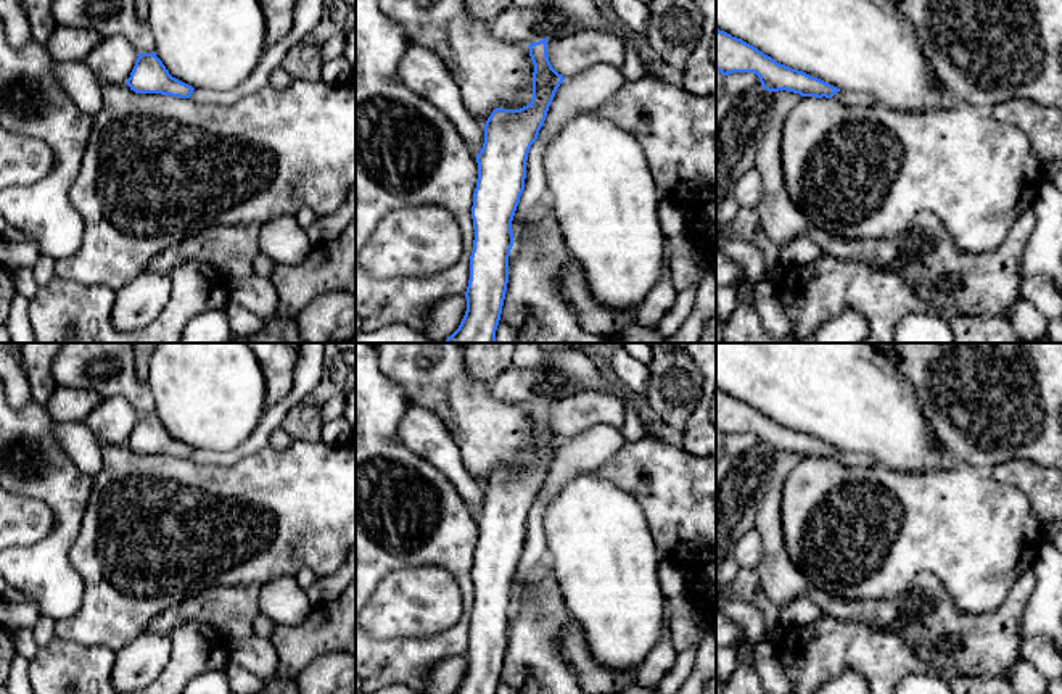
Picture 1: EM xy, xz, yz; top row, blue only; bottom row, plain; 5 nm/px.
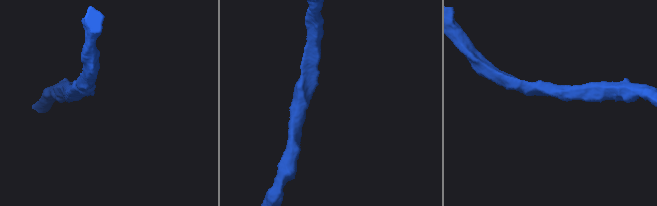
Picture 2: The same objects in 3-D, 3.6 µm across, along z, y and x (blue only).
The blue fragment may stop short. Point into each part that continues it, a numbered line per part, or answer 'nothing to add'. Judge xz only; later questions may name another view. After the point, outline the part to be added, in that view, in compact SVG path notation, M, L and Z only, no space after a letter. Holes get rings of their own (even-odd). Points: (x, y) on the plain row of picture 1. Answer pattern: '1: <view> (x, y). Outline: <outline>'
nothing to add

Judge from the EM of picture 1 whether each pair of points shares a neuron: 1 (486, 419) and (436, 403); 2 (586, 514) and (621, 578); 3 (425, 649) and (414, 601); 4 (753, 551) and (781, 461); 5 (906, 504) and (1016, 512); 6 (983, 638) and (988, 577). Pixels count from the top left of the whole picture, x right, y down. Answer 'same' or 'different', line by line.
1: same
2: same
3: different
4: different
5: same
6: different

